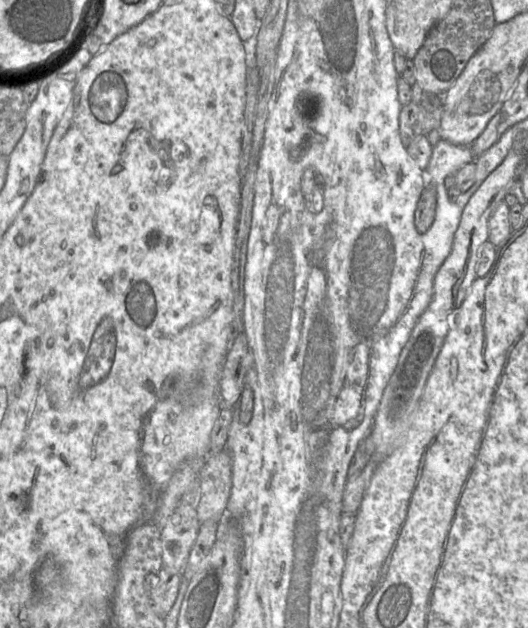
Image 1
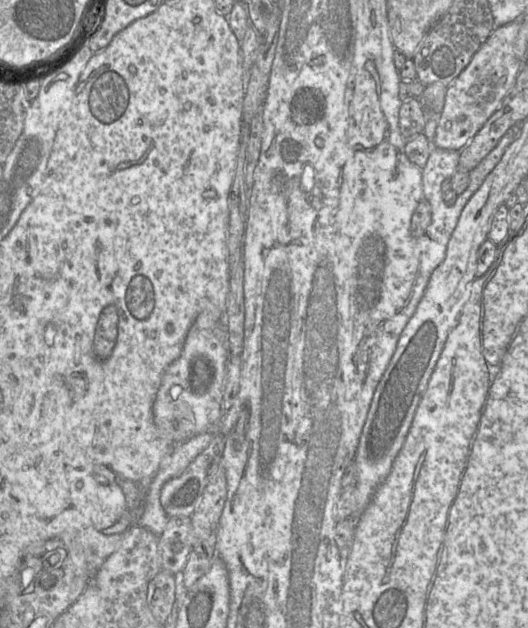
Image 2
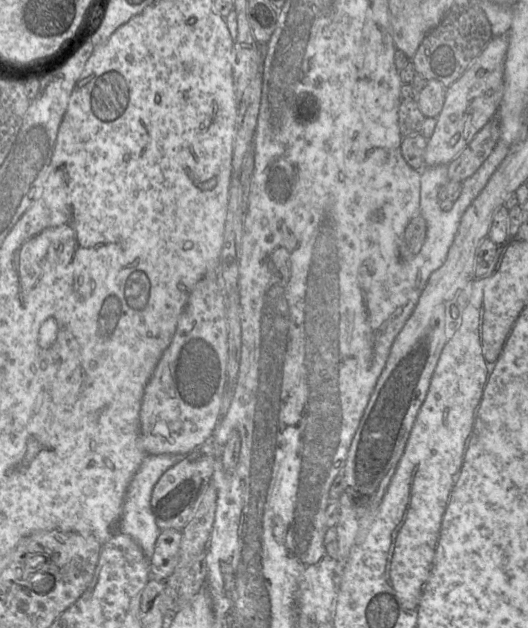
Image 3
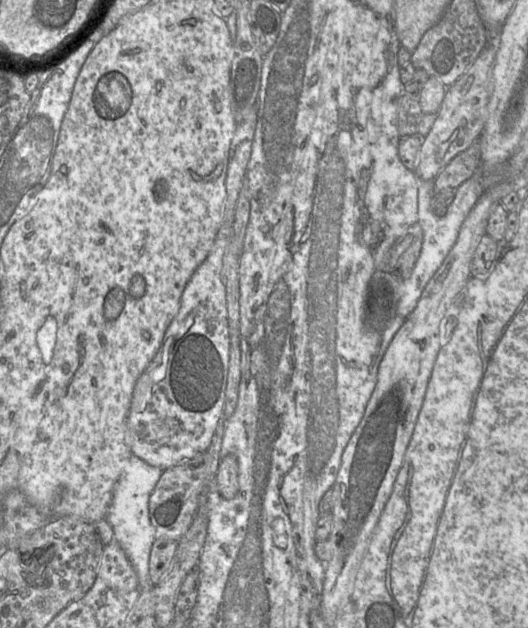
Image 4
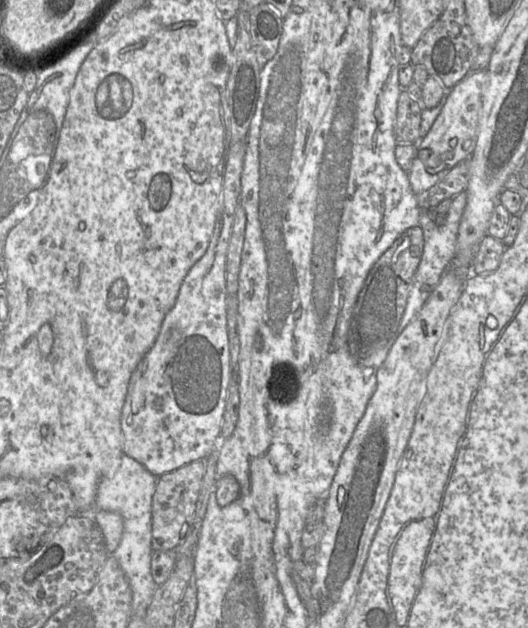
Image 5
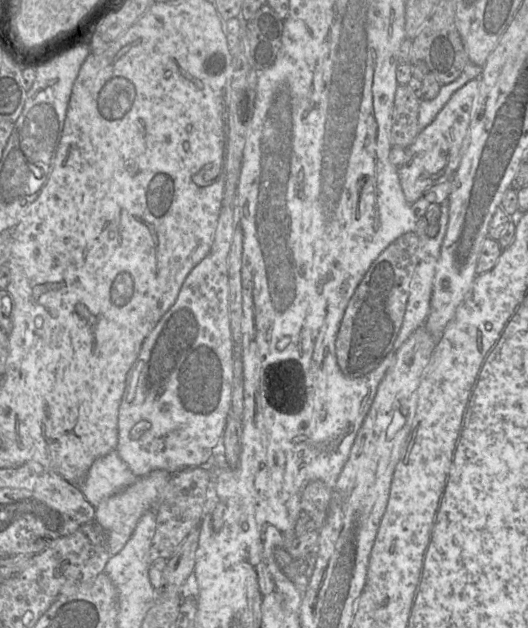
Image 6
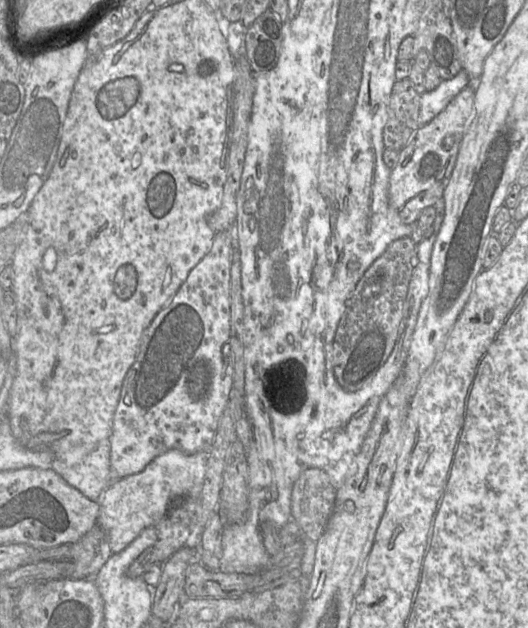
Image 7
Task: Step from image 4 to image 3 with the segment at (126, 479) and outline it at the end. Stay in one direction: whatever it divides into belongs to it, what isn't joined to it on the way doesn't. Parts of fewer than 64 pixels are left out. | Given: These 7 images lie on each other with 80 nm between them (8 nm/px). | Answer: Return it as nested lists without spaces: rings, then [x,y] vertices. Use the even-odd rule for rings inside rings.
[[[177,454],[146,455],[127,486],[117,531],[134,539],[149,560],[162,532],[158,528],[151,510],[153,488],[164,472],[176,465],[184,456]]]

